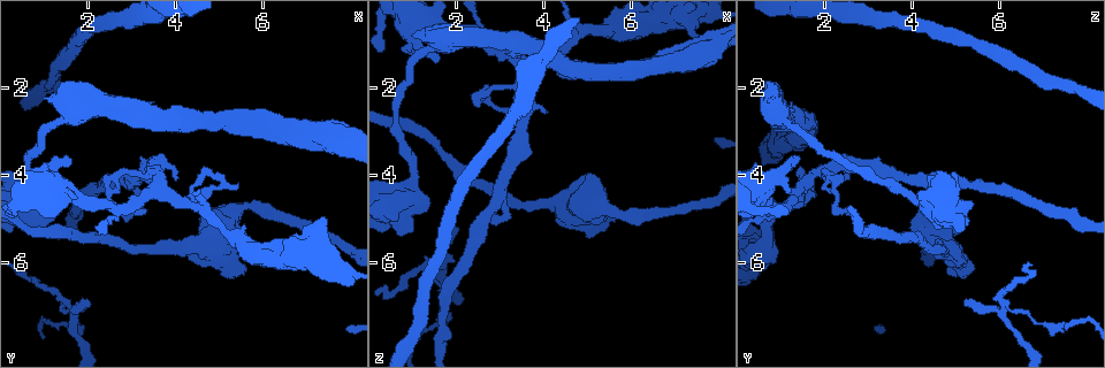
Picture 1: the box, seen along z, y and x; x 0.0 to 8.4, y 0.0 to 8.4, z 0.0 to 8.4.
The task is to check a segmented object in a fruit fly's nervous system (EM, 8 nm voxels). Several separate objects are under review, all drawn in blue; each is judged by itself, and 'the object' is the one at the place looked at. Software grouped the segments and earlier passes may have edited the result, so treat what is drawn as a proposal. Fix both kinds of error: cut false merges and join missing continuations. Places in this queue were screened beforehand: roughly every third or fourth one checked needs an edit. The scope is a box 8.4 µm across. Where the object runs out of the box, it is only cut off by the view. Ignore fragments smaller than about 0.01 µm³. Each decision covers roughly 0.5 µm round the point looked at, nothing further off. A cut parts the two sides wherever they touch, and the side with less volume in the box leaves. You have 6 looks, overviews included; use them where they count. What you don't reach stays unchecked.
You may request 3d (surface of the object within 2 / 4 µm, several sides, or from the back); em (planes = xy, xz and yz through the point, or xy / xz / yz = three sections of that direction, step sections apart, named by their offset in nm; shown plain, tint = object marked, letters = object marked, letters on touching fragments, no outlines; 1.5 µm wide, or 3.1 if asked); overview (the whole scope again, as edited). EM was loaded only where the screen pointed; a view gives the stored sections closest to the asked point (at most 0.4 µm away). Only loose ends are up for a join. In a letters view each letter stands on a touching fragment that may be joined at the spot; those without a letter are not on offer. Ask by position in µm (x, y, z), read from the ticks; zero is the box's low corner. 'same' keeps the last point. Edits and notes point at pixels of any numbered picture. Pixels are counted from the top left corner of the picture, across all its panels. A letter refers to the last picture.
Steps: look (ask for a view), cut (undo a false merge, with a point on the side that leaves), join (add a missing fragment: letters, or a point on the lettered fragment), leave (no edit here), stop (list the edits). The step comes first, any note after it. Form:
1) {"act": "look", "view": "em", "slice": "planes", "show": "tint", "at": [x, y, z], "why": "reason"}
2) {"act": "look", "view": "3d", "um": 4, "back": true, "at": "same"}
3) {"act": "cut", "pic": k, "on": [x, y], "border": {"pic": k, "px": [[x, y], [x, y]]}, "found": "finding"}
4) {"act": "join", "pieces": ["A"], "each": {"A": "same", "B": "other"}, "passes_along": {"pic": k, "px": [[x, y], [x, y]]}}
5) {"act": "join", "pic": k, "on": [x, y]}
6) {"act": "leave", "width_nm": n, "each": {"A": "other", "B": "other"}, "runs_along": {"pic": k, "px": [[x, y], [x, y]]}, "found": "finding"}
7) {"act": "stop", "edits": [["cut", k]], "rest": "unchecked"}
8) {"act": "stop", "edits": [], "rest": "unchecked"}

{"act": "look", "view": "em", "slice": "planes", "show": "letters", "at": [2.95, 4.15, 4.50], "why": "three-way junction"}

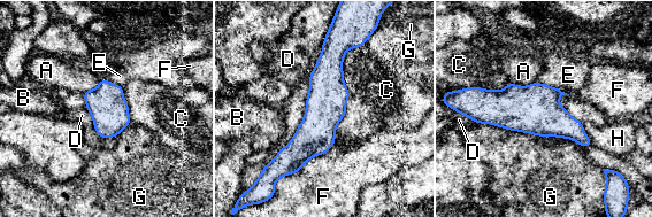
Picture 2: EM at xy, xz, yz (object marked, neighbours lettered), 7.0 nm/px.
{"act": "leave", "each": {"A": "other", "B": "other", "C": "other", "D": "other", "E": "other", "F": "other", "G": "other", "H": "other"}, "runs_along": {"pic": 2, "px": [[329, 43], [326, 107], [291, 170]]}, "found": "continuous, no second neuron"}

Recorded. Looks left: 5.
{"act": "look", "view": "3d", "um": 4, "at": [1.55, 6.95, 6.10], "why": "a narrow waist"}

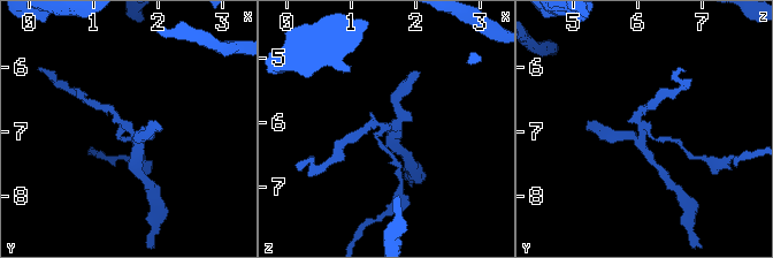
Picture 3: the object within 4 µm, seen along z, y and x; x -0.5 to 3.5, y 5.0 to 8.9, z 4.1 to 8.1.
{"act": "look", "view": "em", "um": 3.1, "slice": "planes", "show": "letters", "at": [1.50, 6.90, 6.10], "arms": 4, "why": "now the EM"}

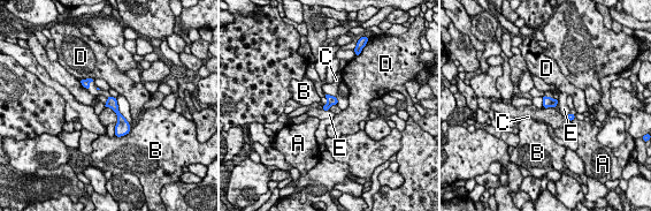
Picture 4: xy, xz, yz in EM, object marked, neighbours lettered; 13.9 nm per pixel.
{"act": "cut", "pic": 4, "on": [553, 104], "longest_contact_nm": ["B", 260], "each": {"A": "other", "B": "other", "C": "other", "D": "other", "E": "other"}, "border": {"pic": 4, "px": [[553, 99], [549, 106]]}, "found": "two neurons meet here"}

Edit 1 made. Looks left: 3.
{"act": "look", "view": "overview"}

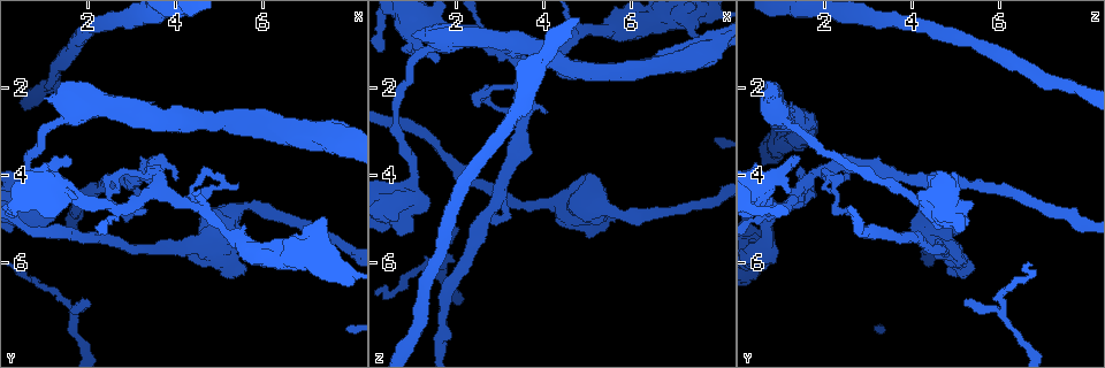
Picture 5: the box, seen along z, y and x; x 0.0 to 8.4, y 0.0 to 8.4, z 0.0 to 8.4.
{"act": "look", "view": "em", "slice": "xz", "step": 4, "show": "tint", "at": [1.60, 3.60, 1.45], "why": "branch stops here"}

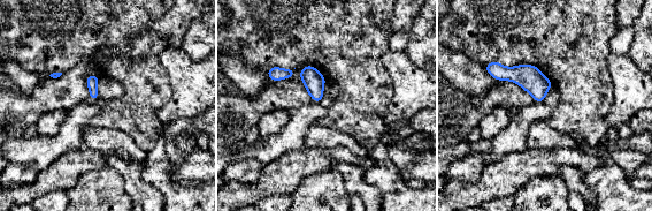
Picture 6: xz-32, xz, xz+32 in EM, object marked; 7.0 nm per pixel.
{"act": "look", "view": "em", "slice": "planes", "show": "letters", "at": "same"}

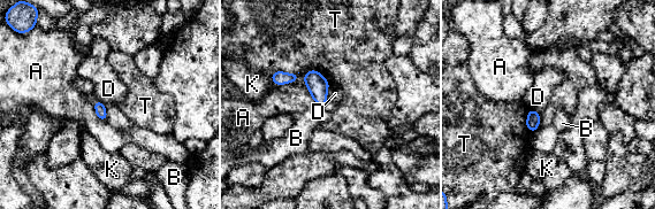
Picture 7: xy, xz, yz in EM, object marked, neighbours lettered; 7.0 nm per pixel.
{"act": "leave", "each": {"A": "other", "B": "other", "D": "other", "K": "other", "T": "other"}, "border": {"pic": 7, "px": [[317, 105], [322, 107]]}, "found": "none of them fits"}

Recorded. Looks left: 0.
{"act": "stop", "edits": [["cut", 4]], "rest": "unchecked"}

